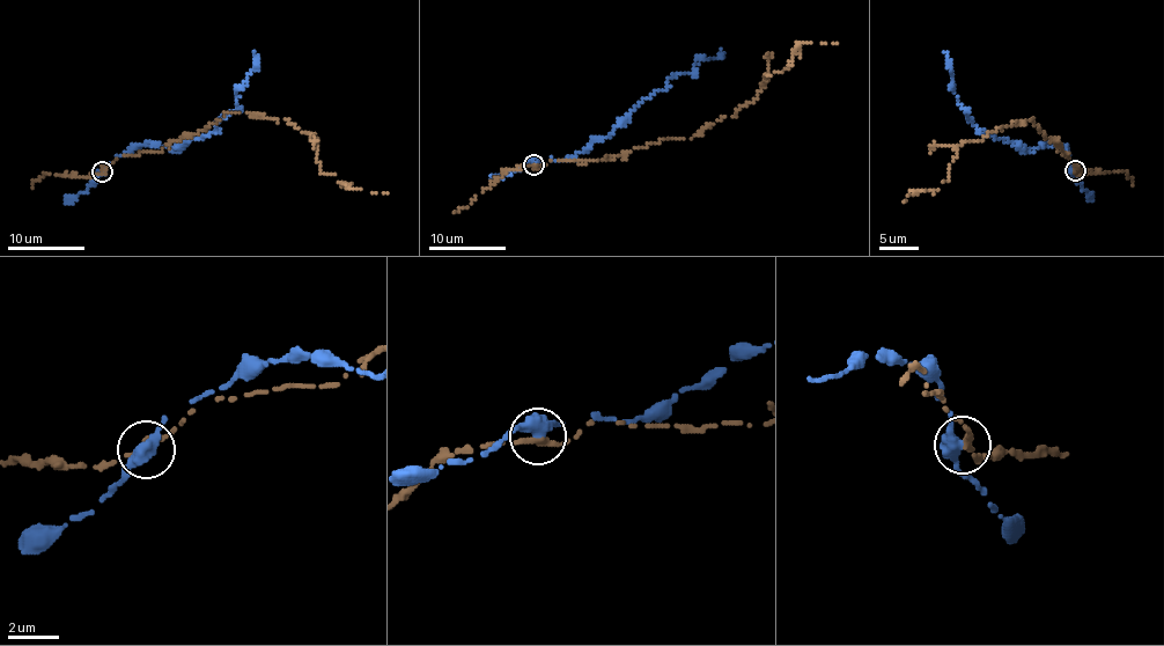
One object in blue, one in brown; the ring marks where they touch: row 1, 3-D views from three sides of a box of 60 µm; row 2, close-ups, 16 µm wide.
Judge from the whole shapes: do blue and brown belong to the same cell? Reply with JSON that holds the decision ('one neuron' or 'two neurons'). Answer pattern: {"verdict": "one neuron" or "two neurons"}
{"verdict": "two neurons"}

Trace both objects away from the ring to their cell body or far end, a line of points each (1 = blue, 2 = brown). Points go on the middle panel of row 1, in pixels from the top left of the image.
1: (535, 164), (562, 161), (603, 140), (670, 76), (722, 50)
2: (535, 167), (605, 161), (698, 137), (751, 102), (765, 76), (781, 73), (802, 42), (835, 43)

